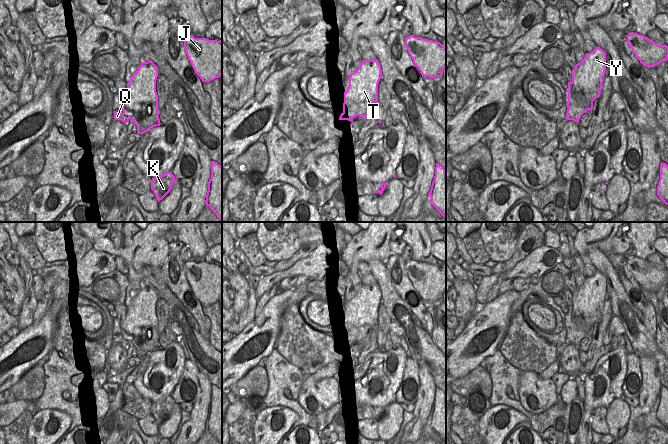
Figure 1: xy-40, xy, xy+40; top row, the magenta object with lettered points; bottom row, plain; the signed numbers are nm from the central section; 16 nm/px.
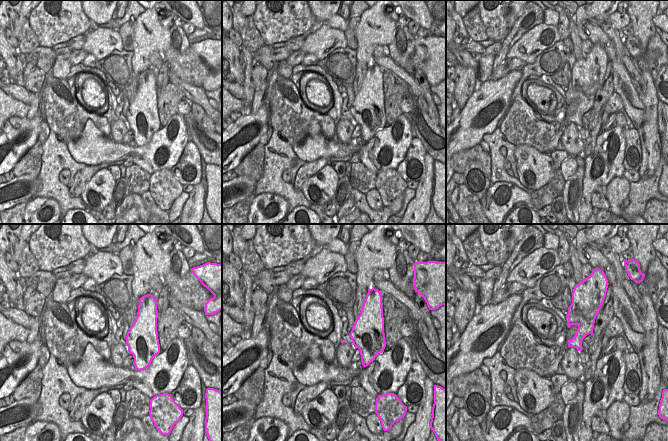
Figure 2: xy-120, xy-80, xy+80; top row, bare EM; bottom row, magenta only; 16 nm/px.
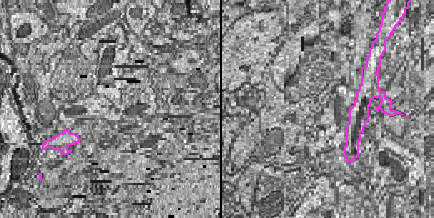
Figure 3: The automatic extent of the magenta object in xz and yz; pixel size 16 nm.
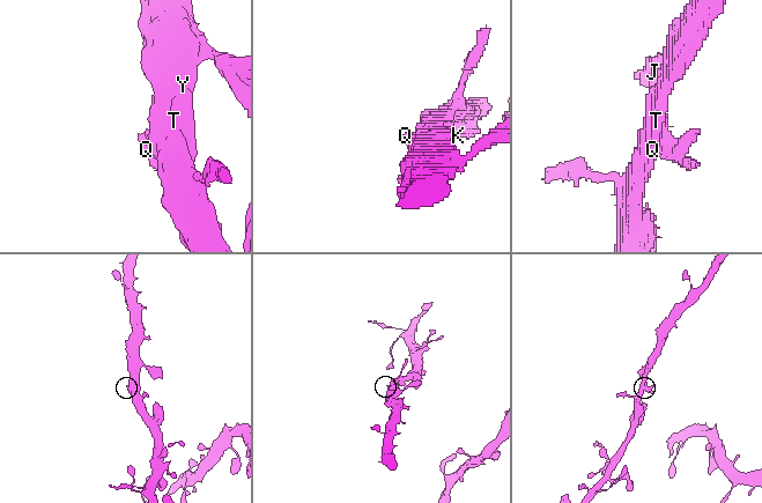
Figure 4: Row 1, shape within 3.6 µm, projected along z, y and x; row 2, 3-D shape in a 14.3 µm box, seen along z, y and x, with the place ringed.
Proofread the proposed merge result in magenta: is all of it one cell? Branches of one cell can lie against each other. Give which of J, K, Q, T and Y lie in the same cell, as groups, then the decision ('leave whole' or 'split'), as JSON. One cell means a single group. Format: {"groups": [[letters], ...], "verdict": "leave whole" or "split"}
{"groups": [["J", "K", "Q", "T", "Y"]], "verdict": "leave whole"}

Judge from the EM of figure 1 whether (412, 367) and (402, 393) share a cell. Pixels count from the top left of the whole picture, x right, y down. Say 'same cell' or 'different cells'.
same cell

